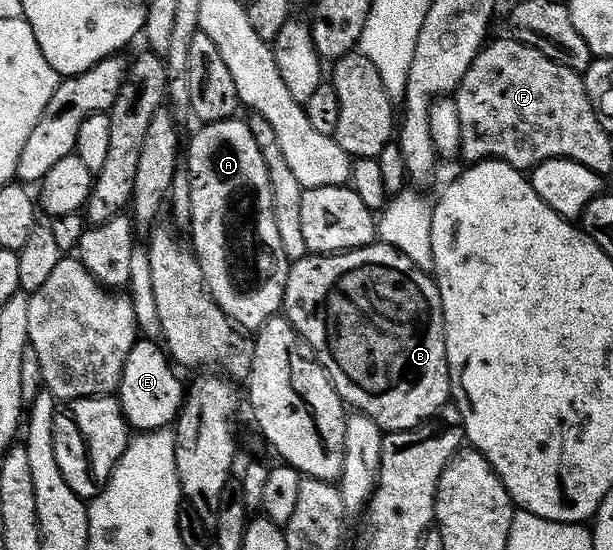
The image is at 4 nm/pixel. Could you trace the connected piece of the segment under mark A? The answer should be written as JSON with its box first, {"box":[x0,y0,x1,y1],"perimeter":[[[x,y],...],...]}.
{"box":[184,118,291,330],"perimeter":[[[231,118],[211,124],[202,124],[199,129],[199,132],[191,138],[190,145],[187,148],[185,145],[184,148],[184,168],[190,173],[190,223],[188,231],[190,231],[191,241],[189,240],[189,243],[200,262],[200,268],[206,279],[206,289],[212,294],[216,306],[220,306],[220,310],[224,310],[226,317],[234,321],[239,329],[257,330],[273,316],[279,315],[284,298],[286,275],[291,265],[291,261],[287,260],[284,254],[284,246],[280,246],[280,233],[276,231],[276,218],[272,214],[272,190],[268,186],[268,166],[264,166],[264,154],[260,154],[260,146],[256,146],[256,138],[252,136],[252,130],[247,126],[245,119]]]}

